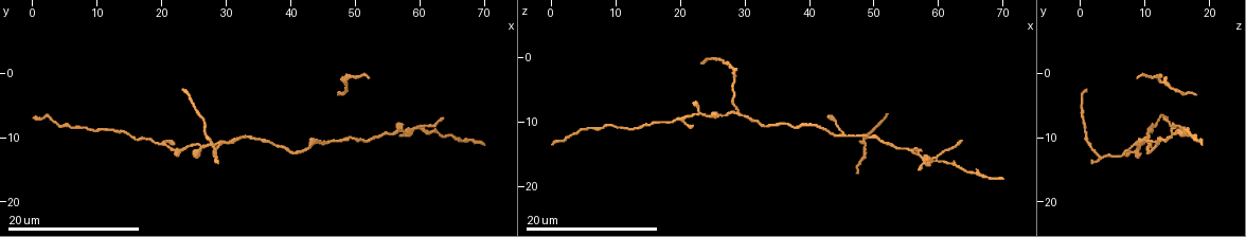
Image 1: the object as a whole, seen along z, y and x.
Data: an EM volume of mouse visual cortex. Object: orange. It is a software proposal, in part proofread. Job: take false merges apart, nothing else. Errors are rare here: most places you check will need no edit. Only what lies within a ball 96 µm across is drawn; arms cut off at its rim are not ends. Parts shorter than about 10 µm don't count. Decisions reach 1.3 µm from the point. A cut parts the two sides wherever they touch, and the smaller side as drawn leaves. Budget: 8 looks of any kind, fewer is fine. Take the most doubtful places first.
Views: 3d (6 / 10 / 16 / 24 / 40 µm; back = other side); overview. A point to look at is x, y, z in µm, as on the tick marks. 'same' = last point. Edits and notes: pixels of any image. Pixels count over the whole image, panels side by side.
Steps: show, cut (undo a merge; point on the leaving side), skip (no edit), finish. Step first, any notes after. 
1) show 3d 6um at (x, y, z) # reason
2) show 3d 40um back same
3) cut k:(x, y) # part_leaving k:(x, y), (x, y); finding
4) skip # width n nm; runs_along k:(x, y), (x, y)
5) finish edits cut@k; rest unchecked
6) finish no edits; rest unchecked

show 3d 16um at (28.5, 11.0, 8.0) # three arms meet

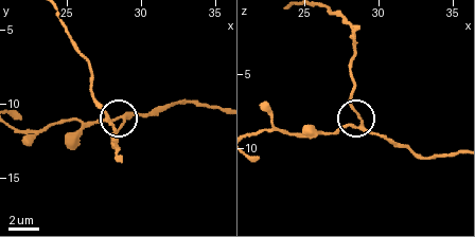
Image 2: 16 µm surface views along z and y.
show 3d 6um at (28.8, 11.2, 8.0)

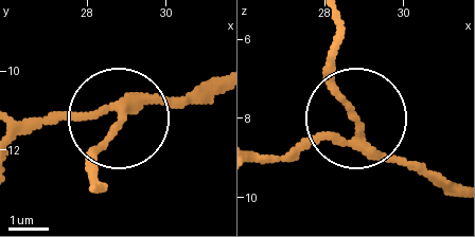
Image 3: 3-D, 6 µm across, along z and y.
skip # runs_along 3:(457, 192), (376, 151), (339, 90), (335, 53); one neuron here

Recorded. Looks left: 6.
show 3d 24um at (59.5, 8.5, 16.0) # small branch off a trunk

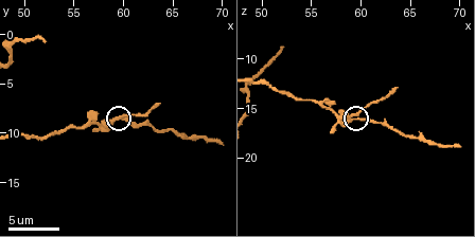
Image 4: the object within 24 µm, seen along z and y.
show 3d 6um at (59.0, 8.8, 15.8)

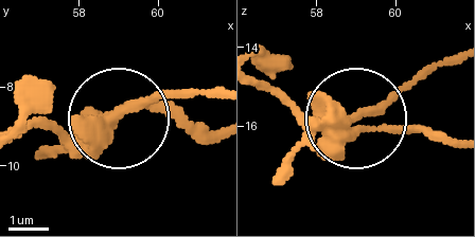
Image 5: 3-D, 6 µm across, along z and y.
cut 5:(141, 107) # a second neuron is stuck on

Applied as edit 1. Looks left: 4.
show overview

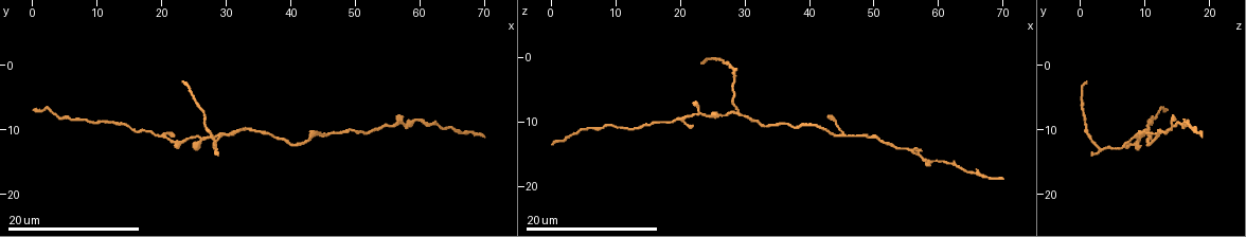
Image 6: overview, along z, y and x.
show 3d 16um at (45.5, 11.0, 12.5) # calibre changes

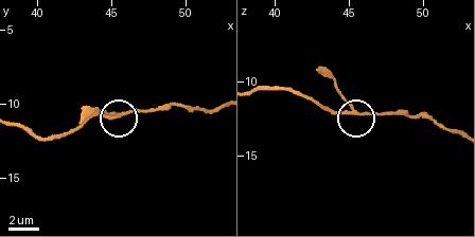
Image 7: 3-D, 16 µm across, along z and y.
show 3d 10um at (45.4, 10.8, 12.0)

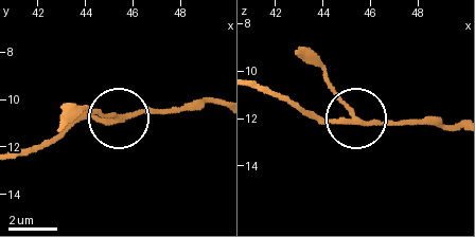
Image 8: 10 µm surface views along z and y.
skip # arms 3; one neuron here

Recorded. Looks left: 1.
finish edits cut@5; rest unchecked

